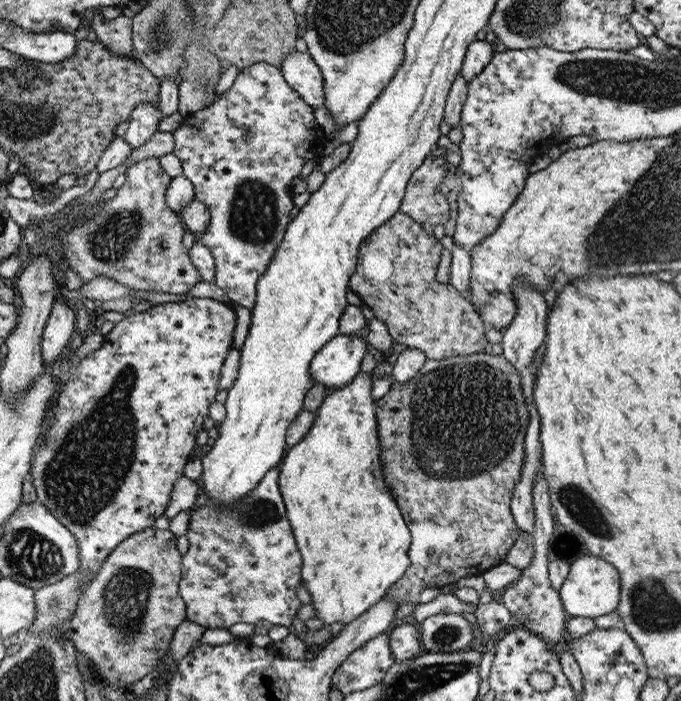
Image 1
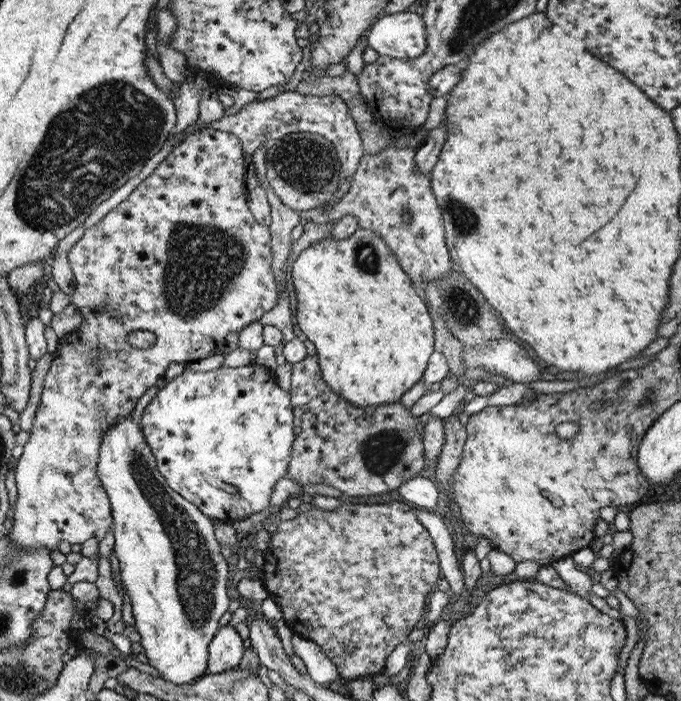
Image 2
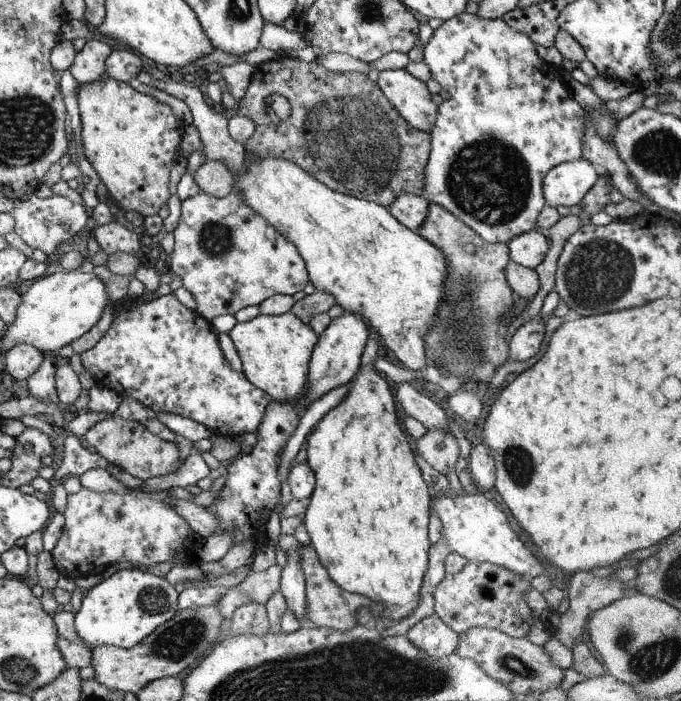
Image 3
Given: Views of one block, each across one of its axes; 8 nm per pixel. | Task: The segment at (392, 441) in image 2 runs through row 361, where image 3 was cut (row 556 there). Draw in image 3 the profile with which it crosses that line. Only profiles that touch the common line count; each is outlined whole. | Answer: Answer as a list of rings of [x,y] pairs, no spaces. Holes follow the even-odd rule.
[[[311,544],[303,546],[299,545],[299,568],[303,572],[304,586],[305,586],[305,600],[307,600],[307,608],[305,608],[305,614],[307,614],[307,621],[312,624],[313,627],[327,627],[335,630],[351,630],[357,625],[357,618],[355,618],[355,612],[357,608],[361,606],[368,606],[369,600],[365,596],[358,595],[357,593],[350,593],[342,588],[339,588],[329,578],[329,574],[323,566],[321,566],[318,556],[311,547]]]

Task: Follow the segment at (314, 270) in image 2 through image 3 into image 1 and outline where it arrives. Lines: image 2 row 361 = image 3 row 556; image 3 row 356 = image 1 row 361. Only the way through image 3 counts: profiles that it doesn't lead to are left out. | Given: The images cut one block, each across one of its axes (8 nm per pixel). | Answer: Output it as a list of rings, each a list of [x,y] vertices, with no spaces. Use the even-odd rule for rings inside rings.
[[[368,349],[361,359],[359,372],[351,379],[351,382],[342,385],[338,390],[329,391],[325,395],[325,398],[314,412],[315,420],[313,420],[311,428],[307,430],[306,436],[303,436],[303,439],[294,444],[291,449],[287,449],[281,462],[277,465],[279,470],[277,479],[279,493],[301,558],[300,582],[311,595],[311,606],[315,609],[316,618],[322,620],[325,625],[329,625],[331,622],[347,624],[357,618],[370,606],[375,605],[384,596],[386,590],[406,572],[409,566],[409,558],[407,558],[407,550],[411,542],[409,529],[405,526],[405,521],[401,516],[400,509],[395,504],[395,500],[387,492],[387,486],[383,482],[381,468],[379,468],[379,446],[377,446],[375,413],[373,411],[374,400],[371,399],[369,393],[371,392],[371,382],[374,375],[379,372],[378,355],[376,351]]]

